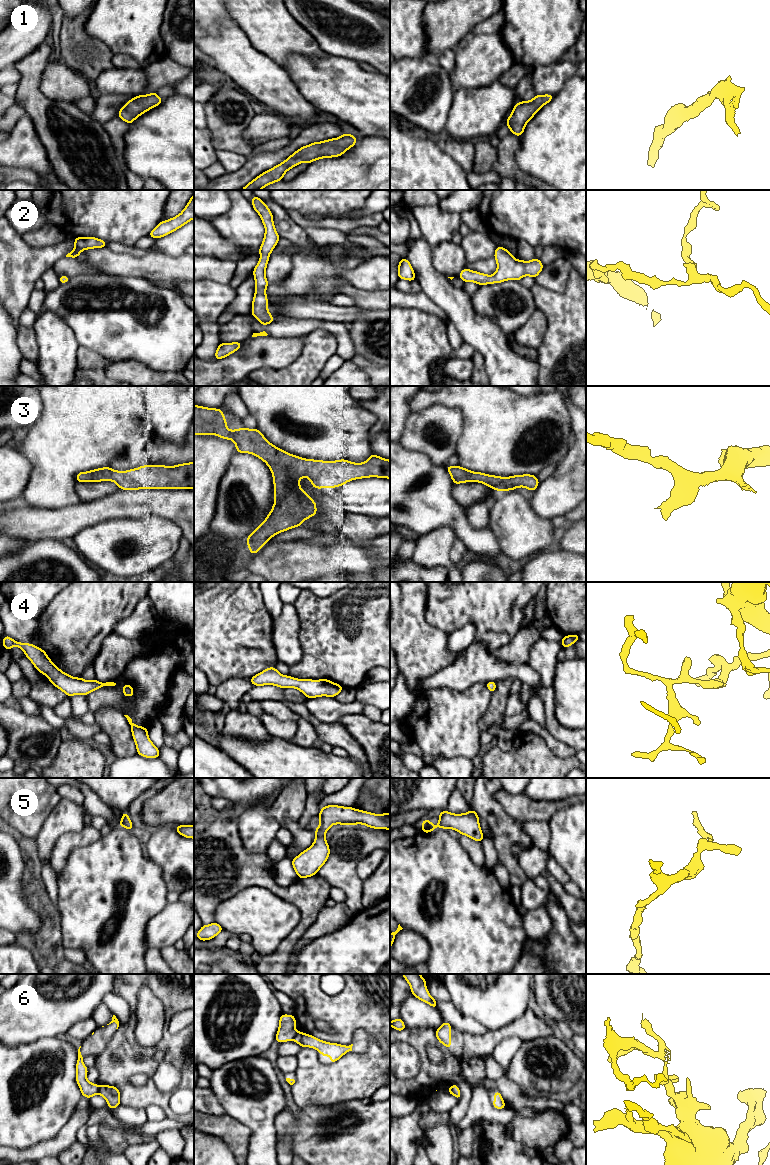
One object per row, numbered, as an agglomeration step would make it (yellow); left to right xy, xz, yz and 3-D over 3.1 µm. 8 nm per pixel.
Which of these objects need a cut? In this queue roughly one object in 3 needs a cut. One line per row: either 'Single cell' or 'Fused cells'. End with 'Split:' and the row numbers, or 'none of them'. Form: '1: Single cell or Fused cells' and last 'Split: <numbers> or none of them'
1: Single cell
2: Single cell
3: Single cell
4: Single cell
5: Single cell
6: Fused cells
Split: 6

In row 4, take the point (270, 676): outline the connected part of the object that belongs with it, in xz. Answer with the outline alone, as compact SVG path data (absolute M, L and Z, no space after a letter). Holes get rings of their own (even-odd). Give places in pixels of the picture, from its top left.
M273 666L250 678L250 682L254 686L275 685L283 689L297 688L307 699L320 696L335 697L344 689L341 685L327 679L296 679L289 675L285 676Z

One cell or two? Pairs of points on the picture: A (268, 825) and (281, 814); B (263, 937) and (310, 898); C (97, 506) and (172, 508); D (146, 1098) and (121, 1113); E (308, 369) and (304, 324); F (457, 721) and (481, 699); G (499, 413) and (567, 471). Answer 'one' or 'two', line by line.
A: two
B: two
C: one
D: two
E: two
F: one
G: two

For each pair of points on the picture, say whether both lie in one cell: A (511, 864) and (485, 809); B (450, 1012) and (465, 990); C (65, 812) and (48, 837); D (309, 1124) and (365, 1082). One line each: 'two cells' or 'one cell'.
A: one cell
B: two cells
C: one cell
D: two cells

